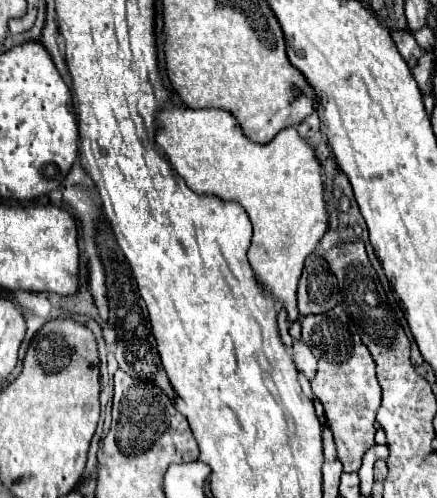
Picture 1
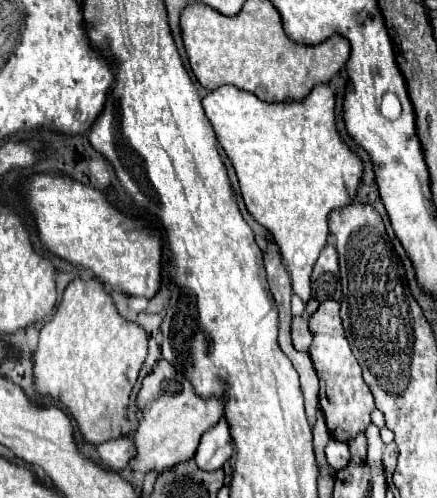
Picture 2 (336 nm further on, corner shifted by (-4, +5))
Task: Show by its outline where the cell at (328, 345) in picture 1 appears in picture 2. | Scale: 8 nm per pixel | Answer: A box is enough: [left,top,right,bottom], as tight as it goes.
[308,300,376,442]

